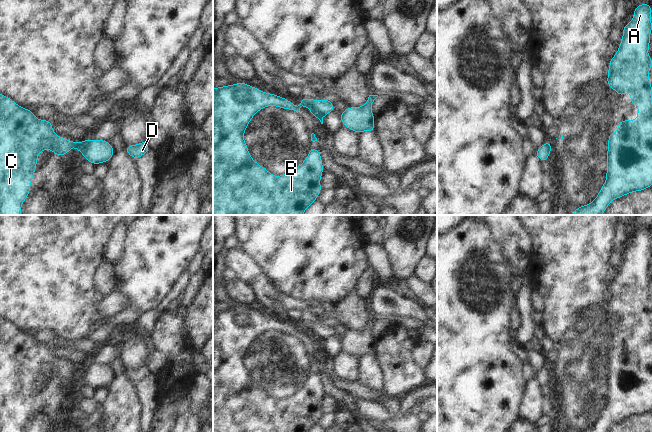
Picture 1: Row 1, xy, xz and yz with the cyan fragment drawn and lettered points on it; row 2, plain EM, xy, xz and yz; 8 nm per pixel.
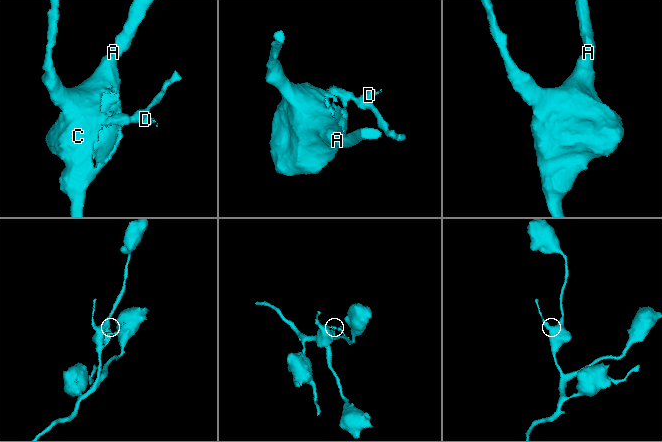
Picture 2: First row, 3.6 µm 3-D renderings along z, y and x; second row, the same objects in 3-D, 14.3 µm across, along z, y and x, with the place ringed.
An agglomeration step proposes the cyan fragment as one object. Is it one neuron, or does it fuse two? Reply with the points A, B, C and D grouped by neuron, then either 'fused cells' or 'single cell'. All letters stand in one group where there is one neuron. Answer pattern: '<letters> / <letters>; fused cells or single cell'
A B C / D; fused cells

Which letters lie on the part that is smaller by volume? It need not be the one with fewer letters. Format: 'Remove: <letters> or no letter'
Remove: D.

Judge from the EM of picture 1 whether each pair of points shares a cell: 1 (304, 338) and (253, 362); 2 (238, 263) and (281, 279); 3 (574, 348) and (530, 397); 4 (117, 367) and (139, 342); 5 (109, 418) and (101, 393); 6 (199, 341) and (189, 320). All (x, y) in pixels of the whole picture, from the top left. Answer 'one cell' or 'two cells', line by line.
1: one cell
2: two cells
3: two cells
4: two cells
5: two cells
6: one cell

